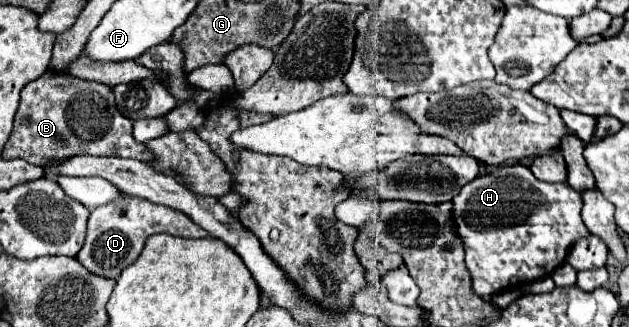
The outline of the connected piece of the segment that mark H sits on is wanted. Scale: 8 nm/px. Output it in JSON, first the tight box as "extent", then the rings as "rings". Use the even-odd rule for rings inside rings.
{"extent":[452,164,590,296],"rings":[[[522,164],[500,166],[468,182],[452,200],[452,222],[456,224],[456,236],[460,236],[464,244],[466,268],[472,276],[472,290],[478,292],[478,296],[492,296],[506,288],[522,286],[550,276],[560,264],[564,264],[572,244],[590,234],[580,218],[580,210],[582,196],[578,192],[572,192],[572,186],[568,182],[540,182],[530,172],[530,168]]]}

